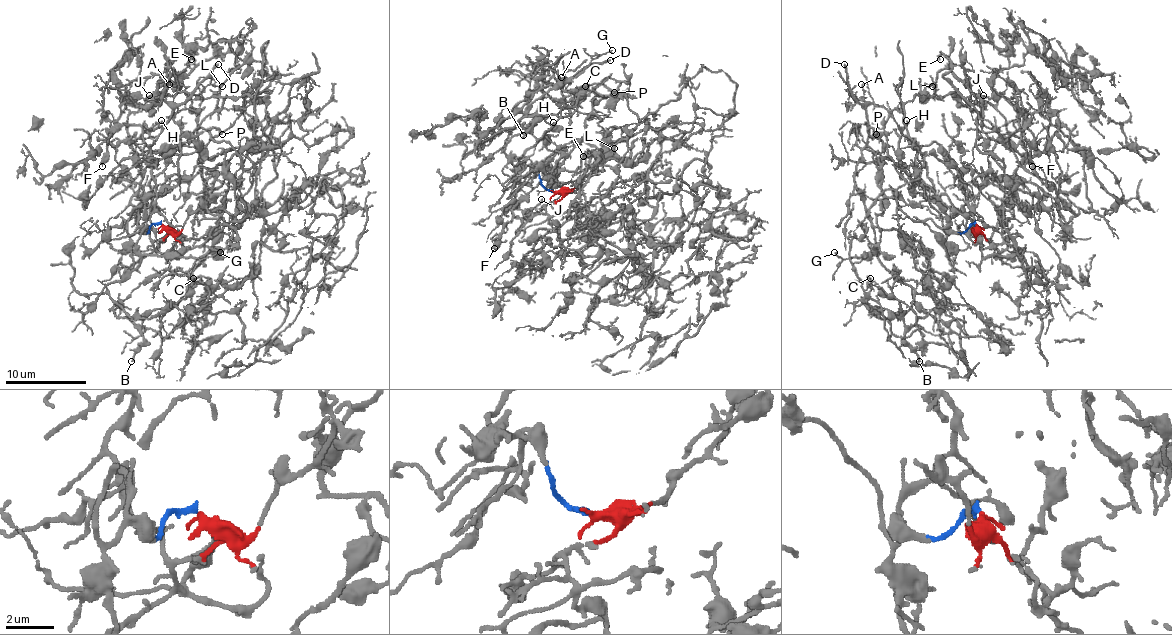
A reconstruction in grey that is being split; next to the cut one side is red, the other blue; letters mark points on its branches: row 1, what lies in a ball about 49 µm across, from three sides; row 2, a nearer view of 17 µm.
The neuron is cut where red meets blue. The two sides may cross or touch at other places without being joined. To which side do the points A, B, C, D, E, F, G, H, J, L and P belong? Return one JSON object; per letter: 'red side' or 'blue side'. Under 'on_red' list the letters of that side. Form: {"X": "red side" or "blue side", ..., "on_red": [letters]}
{"A": "blue side", "B": "blue side", "C": "blue side", "D": "blue side", "E": "red side", "F": "red side", "G": "blue side", "H": "blue side", "J": "red side", "L": "red side", "P": "blue side", "on_red": ["E", "F", "J", "L"]}

